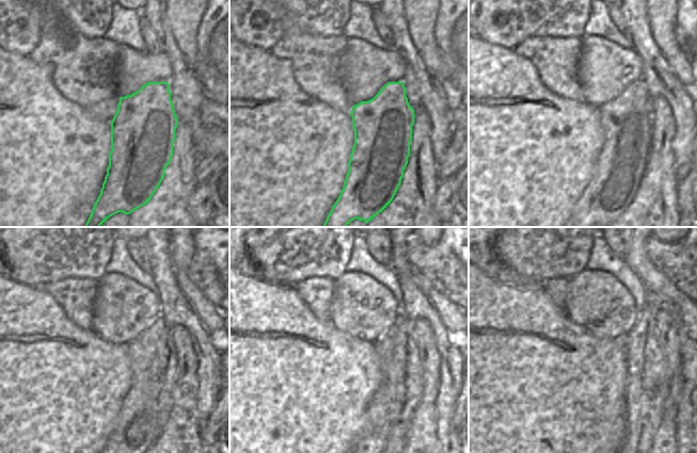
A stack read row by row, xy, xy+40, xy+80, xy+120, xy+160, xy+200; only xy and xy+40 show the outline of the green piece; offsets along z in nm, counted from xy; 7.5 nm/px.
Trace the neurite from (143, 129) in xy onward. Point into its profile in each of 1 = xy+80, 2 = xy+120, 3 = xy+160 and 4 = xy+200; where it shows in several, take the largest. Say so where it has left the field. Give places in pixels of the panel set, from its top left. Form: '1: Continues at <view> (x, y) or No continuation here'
1: Continues at xy+80 (627, 120)
2: Continues at xy+120 (139, 423)
3: Continues at xy+160 (380, 411)
4: Continues at xy+200 (629, 384).

